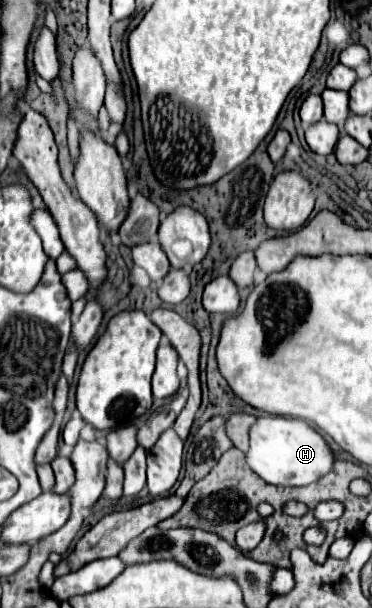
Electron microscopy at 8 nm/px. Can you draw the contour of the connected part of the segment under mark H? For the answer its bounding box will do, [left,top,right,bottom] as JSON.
[244,415,332,487]

